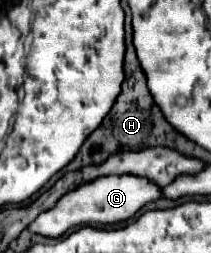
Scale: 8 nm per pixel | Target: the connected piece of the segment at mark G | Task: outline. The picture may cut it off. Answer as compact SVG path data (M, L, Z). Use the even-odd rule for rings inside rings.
M109 175L109 177L99 177L93 183L85 183L75 191L69 191L67 197L61 197L55 207L49 211L43 211L31 225L31 233L39 233L43 237L61 237L65 231L77 225L111 225L119 223L125 219L131 219L145 203L159 199L159 187L153 185L151 181L145 181L143 177L135 175Z

